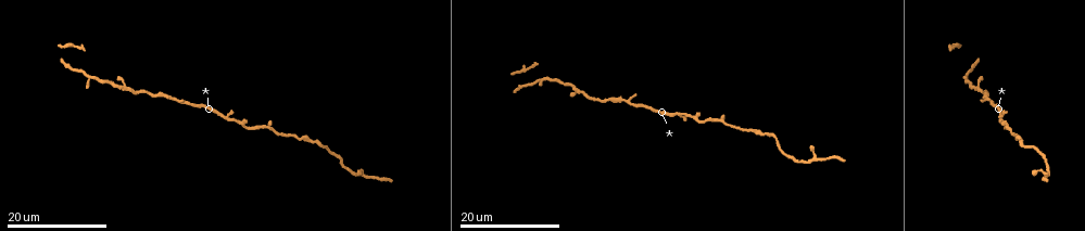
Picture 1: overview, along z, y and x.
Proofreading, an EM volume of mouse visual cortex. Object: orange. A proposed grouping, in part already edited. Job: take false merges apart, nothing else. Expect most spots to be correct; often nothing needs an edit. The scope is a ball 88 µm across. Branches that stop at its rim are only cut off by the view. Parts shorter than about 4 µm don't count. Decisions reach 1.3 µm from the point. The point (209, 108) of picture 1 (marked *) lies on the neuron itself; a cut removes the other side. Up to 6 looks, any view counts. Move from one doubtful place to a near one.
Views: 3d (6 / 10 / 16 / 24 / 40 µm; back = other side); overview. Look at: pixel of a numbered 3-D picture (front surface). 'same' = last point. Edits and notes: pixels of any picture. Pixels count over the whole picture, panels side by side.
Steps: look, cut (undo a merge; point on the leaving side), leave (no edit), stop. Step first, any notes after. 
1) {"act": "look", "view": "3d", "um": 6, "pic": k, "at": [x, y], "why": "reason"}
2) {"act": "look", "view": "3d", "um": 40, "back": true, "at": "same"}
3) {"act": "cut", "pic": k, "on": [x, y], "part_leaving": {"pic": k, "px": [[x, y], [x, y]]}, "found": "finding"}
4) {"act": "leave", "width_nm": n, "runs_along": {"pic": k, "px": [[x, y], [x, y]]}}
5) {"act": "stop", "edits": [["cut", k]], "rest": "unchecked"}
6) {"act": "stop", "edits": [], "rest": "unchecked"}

{"act": "look", "view": "3d", "um": 16, "pic": 1, "at": [622, 100], "why": "three-way junction"}

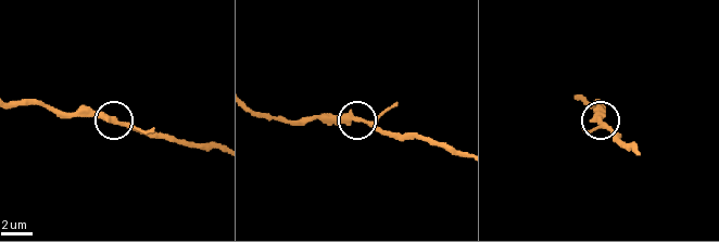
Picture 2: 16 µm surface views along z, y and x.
{"act": "look", "view": "3d", "um": 6, "pic": 2, "at": [117, 121]}

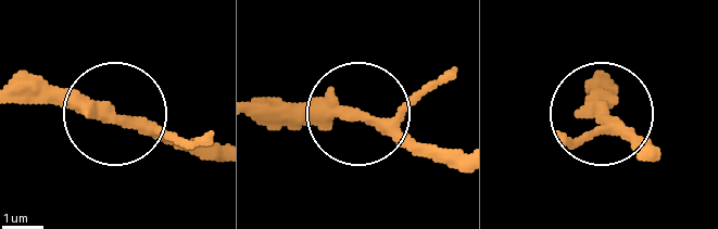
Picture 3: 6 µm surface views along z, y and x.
{"act": "leave", "runs_along": {"pic": 3, "px": [[210, 156], [105, 115], [12, 104]]}, "found": "all the same neuron"}

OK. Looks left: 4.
{"act": "look", "view": "3d", "um": 16, "pic": 1, "at": [1009, 126], "why": "small branch off a trunk"}

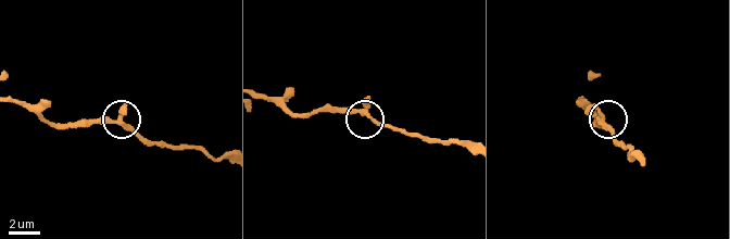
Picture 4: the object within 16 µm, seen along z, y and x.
{"act": "look", "view": "3d", "um": 10, "pic": 4, "at": [607, 126]}

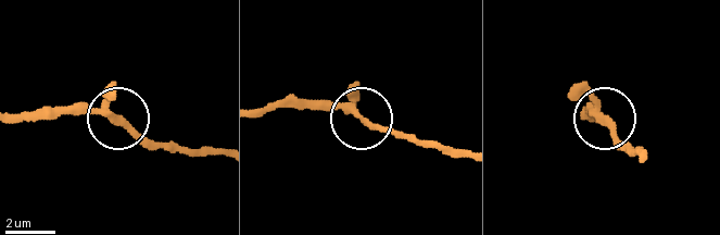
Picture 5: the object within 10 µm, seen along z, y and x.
{"act": "look", "view": "3d", "um": 6, "pic": 5, "at": [602, 117]}

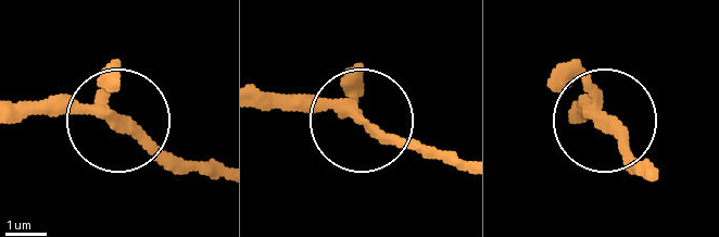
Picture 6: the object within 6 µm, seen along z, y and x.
{"act": "leave", "runs_along": {"pic": 6, "px": [[16, 114], [100, 114], [200, 173]]}, "found": "all the same neuron"}

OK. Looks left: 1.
{"act": "stop", "edits": [], "rest": "unchecked"}

